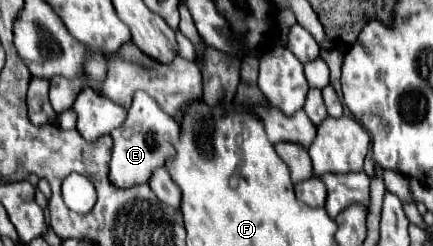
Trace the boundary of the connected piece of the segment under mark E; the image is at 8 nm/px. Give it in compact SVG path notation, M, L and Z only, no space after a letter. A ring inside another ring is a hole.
M136 92L126 122L112 132L112 138L114 150L110 162L110 182L118 188L132 188L136 184L148 184L152 172L164 166L172 154L176 156L174 142L180 140L180 128L172 116L162 112L152 96L146 92ZM136 128L140 128L140 132L136 132Z

